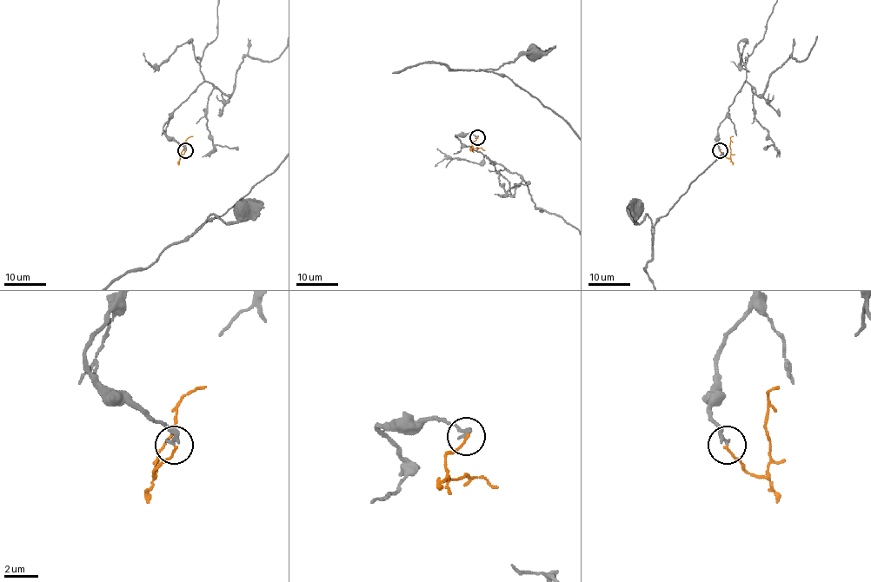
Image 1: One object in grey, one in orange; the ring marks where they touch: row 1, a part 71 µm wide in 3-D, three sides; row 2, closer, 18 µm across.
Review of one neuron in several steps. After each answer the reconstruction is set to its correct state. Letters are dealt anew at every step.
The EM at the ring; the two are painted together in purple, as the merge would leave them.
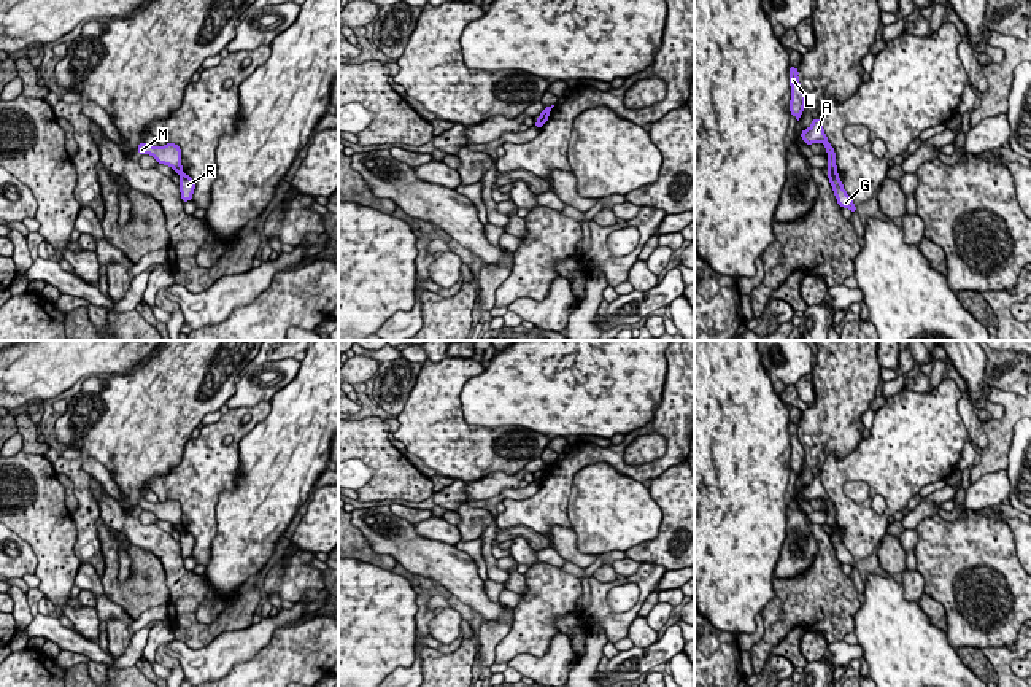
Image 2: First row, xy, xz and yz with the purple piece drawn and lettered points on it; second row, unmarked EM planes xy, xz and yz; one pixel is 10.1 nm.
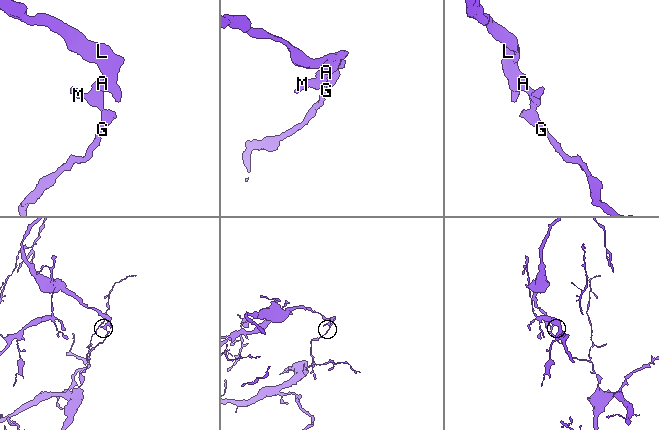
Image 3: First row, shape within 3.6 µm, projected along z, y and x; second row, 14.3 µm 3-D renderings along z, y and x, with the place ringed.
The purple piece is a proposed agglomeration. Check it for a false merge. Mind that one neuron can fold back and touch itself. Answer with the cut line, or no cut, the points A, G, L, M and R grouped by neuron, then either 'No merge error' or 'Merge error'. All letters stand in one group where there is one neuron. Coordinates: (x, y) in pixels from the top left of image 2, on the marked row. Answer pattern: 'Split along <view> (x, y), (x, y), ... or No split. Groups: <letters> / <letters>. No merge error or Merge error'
Split along yz (828, 170), (836, 175). Groups: A L M / G R. Merge error

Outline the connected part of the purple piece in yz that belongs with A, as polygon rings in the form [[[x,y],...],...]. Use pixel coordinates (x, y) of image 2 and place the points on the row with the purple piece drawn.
[[[820,118],[813,119],[812,126],[801,132],[801,137],[805,142],[805,145],[823,143],[826,146],[826,151],[828,151],[828,170],[826,172],[837,175],[836,153],[826,138]]]

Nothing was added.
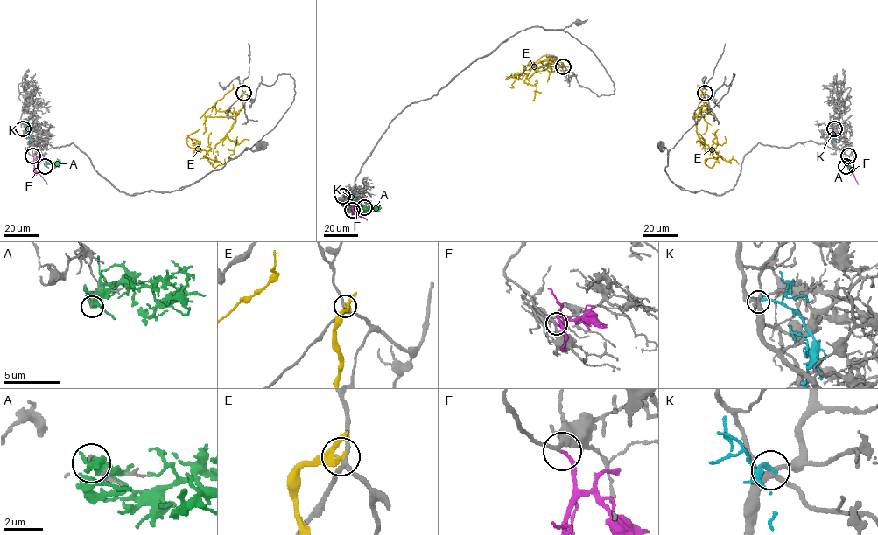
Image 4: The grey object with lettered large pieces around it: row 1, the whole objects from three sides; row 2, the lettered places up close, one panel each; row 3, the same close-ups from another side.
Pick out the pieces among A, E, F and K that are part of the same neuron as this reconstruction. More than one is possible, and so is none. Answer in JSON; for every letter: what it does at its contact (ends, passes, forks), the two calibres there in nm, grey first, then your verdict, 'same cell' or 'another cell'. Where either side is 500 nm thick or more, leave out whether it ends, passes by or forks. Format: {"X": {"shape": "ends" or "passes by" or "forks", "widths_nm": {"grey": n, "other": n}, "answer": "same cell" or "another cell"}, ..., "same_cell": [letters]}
{"A": {"shape": "passes by", "widths_nm": {"grey": 110, "other": 320}, "answer": "another cell"}, "E": {"shape": "passes by", "widths_nm": {"grey": 220, "other": 240}, "answer": "another cell"}, "F": {"shape": "ends", "widths_nm": {"grey": 200, "other": 180}, "answer": "same cell"}, "K": {"shape": "ends", "widths_nm": {"grey": 320, "other": 280}, "answer": "another cell"}, "same_cell": ["F"]}

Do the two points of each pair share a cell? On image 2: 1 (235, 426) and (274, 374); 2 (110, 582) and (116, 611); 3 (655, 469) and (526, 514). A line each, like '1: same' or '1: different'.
1: different
2: different
3: same

